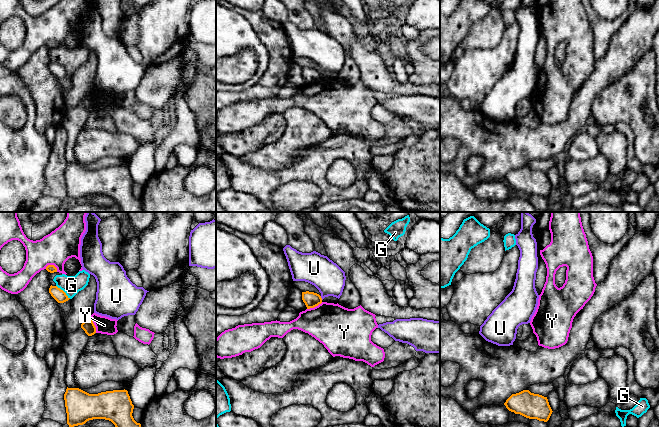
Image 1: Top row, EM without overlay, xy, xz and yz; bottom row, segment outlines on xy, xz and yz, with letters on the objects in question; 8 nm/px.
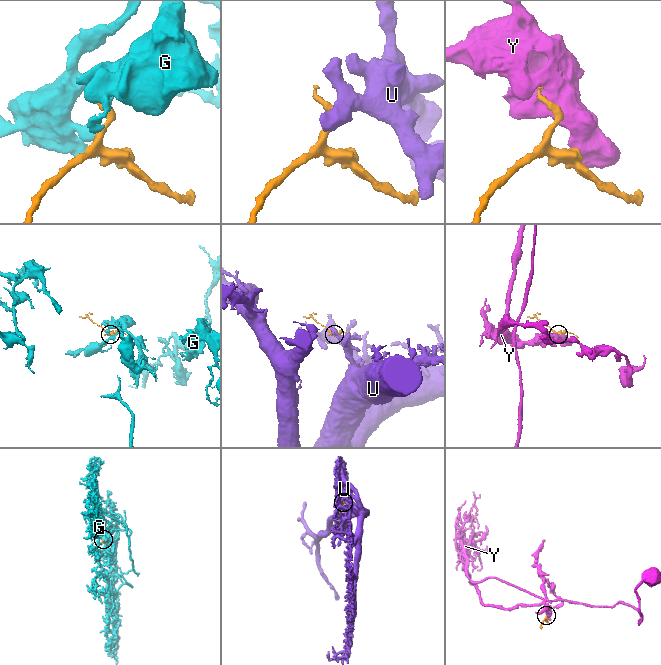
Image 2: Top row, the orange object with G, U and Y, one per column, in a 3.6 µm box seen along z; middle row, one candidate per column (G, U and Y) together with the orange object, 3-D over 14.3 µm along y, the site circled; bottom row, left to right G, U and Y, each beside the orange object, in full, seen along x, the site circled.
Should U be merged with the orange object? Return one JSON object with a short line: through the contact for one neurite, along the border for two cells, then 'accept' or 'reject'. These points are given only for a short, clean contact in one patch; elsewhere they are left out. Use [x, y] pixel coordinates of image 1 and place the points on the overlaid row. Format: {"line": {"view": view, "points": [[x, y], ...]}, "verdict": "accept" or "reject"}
{"verdict": "accept"}

